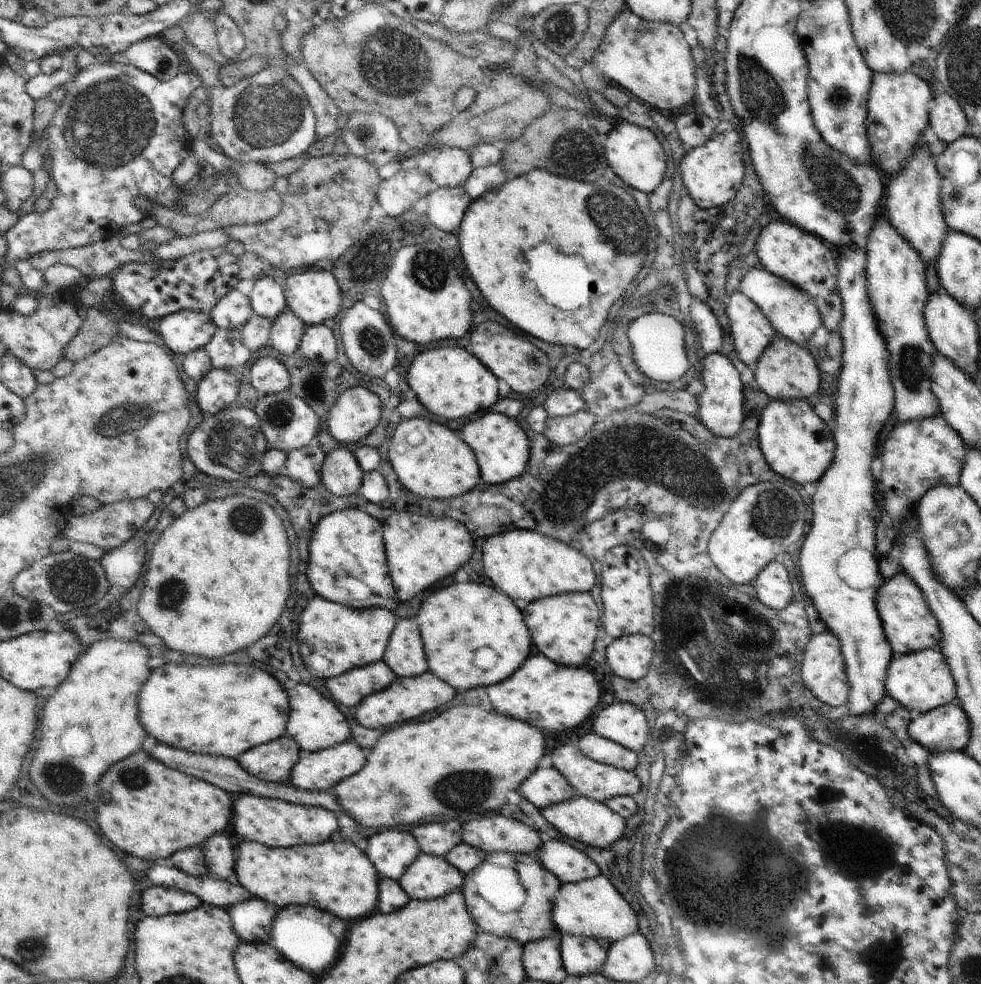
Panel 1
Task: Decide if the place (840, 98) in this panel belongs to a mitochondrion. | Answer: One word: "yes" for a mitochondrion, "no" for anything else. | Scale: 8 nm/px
yes

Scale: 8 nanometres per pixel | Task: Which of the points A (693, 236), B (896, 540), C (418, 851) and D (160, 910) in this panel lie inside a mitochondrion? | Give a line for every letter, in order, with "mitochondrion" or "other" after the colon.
A: mitochondrion
B: other
C: other
D: other

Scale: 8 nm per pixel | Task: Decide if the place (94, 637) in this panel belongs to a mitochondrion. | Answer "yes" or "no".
no

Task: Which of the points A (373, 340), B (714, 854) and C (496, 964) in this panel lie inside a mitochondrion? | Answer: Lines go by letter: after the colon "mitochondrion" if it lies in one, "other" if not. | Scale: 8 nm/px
A: mitochondrion
B: mitochondrion
C: mitochondrion

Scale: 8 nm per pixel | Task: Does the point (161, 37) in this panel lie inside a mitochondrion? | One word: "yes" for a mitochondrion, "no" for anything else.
no

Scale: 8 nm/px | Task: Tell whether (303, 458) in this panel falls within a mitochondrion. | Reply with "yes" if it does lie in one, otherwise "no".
no

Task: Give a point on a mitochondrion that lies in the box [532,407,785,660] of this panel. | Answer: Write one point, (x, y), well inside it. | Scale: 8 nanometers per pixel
(685, 473)

